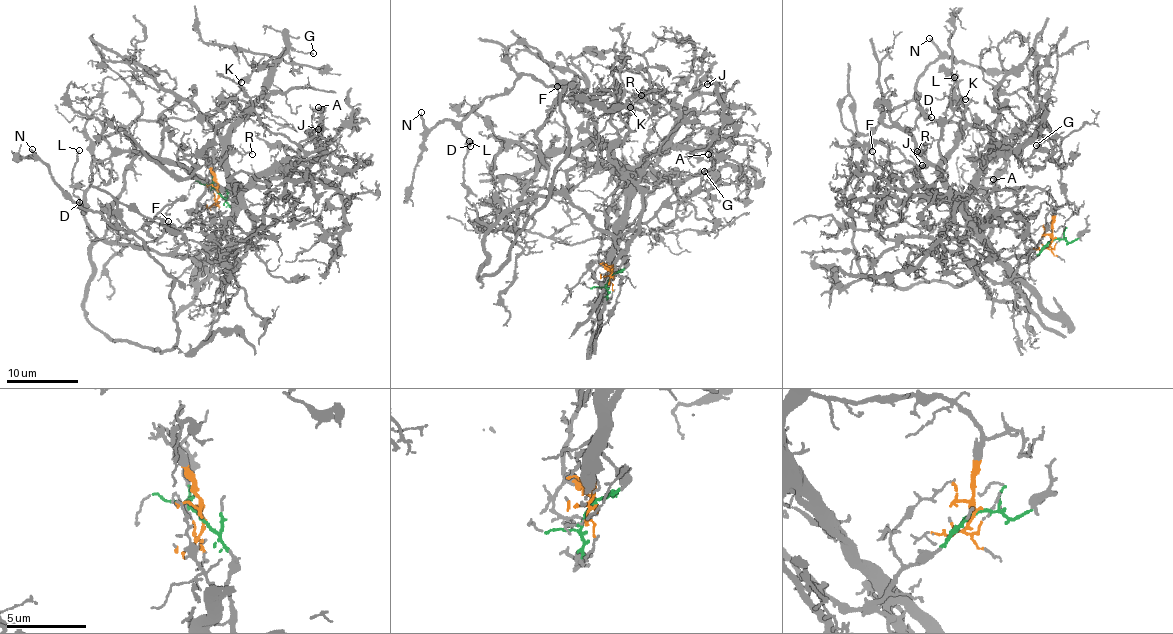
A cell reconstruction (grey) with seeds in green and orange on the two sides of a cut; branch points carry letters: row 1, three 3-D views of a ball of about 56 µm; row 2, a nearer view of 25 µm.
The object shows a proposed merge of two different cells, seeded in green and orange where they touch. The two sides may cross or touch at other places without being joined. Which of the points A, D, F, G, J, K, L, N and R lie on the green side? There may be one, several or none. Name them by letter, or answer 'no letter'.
D, F, L, N

